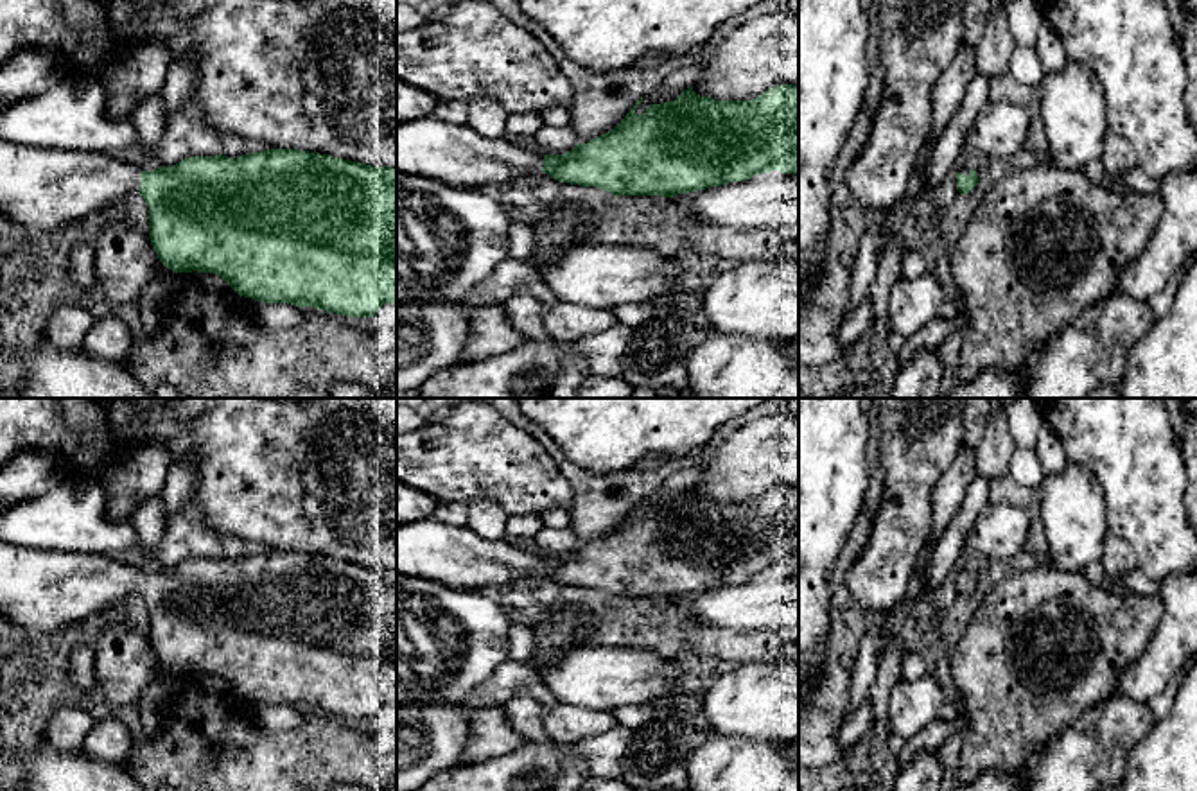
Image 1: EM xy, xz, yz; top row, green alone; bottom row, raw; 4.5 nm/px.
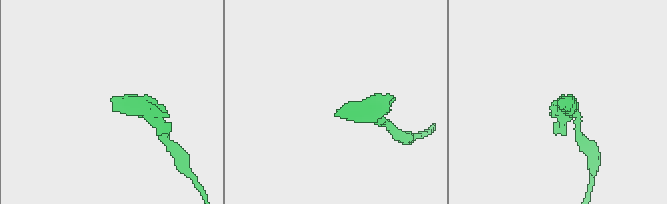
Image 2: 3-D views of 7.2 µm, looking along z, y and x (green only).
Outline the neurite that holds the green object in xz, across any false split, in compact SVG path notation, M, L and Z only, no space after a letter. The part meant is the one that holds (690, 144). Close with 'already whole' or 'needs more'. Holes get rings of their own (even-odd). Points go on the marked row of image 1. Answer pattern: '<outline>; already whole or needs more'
M799 84L773 86L752 100L714 100L696 95L691 86L675 100L650 104L637 115L641 102L642 97L608 133L556 156L524 151L502 138L483 136L468 126L420 117L397 124L397 172L463 188L547 174L560 183L603 188L614 197L673 197L747 181L770 170L799 172Z; needs more

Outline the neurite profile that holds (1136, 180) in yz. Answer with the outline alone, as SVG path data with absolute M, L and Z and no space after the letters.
M1138 165L1129 172L1122 174L1109 174L1114 181L1127 185L1132 192L1140 194L1158 194L1161 190L1161 183L1150 178L1143 169Z

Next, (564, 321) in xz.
M558 301L540 305L542 326L553 341L571 343L617 323L612 310Z

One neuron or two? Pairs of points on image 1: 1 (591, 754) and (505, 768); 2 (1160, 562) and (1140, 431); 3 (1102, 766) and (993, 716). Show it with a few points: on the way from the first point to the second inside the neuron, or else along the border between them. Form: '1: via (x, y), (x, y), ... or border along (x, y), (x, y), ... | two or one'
1: via (569, 750), (559, 752), (546, 761), (526, 761) | one
2: via (1154, 530), (1144, 503), (1140, 463) | one
3: border along (1081, 714), (1043, 747), (1029, 768) | two

